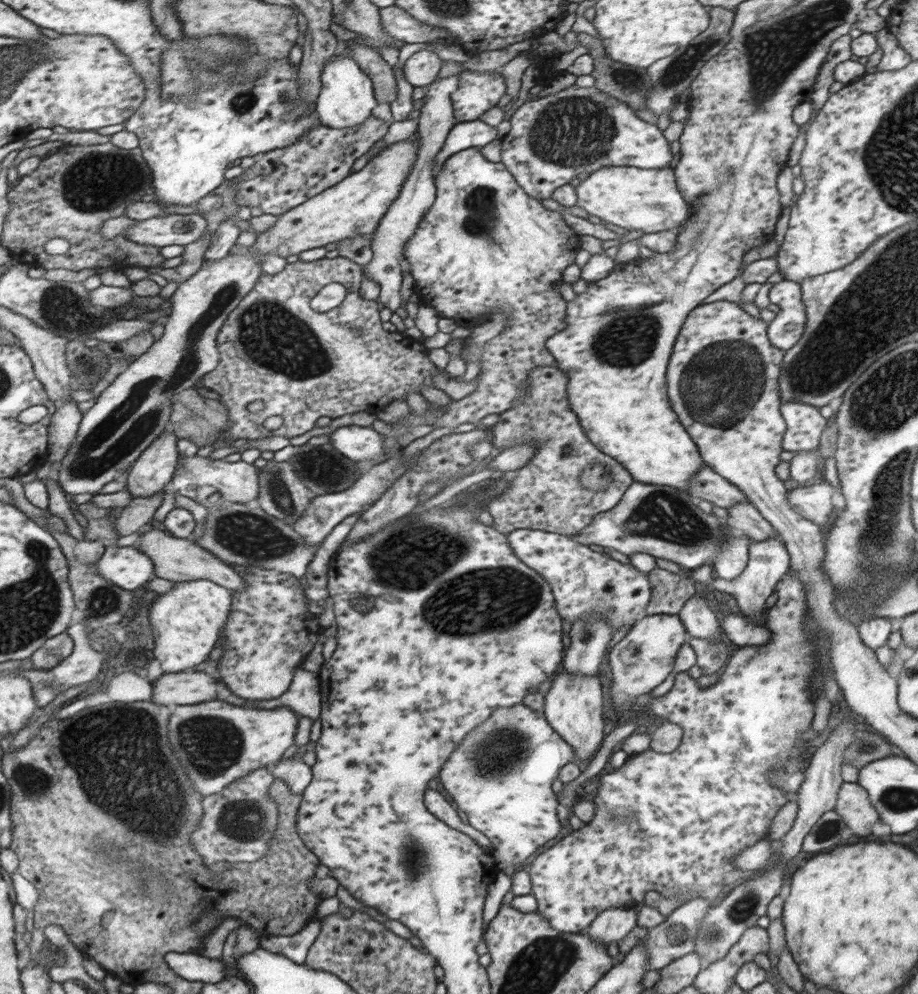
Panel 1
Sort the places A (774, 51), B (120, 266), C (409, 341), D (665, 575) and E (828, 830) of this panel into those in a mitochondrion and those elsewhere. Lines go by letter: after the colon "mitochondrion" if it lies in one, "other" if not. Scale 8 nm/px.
A: mitochondrion
B: other
C: other
D: other
E: mitochondrion

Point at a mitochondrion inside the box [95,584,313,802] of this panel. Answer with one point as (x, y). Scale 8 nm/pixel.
(209, 745)

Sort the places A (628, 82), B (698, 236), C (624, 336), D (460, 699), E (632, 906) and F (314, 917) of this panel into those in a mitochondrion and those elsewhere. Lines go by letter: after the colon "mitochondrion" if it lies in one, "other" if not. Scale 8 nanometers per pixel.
A: mitochondrion
B: mitochondrion
C: mitochondrion
D: other
E: other
F: other

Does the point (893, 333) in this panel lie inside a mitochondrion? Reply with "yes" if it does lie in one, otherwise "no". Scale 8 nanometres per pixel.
yes

